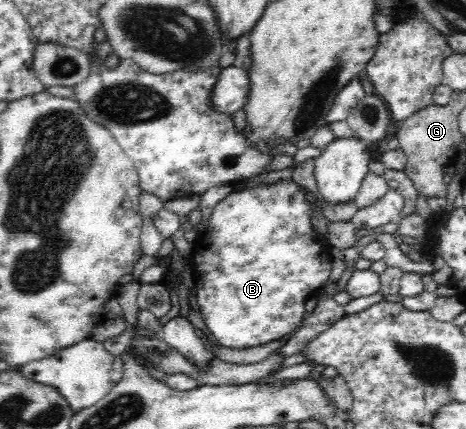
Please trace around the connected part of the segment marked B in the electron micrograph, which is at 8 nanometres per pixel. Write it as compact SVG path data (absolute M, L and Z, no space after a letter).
M292 179L235 190L217 203L209 218L207 233L198 235L190 254L196 302L209 339L216 339L230 349L242 349L266 345L297 329L305 315L305 303L324 290L331 272L331 247L316 237L313 214L319 211L329 223L350 222L359 209L355 199L330 203L318 192L308 195Z

